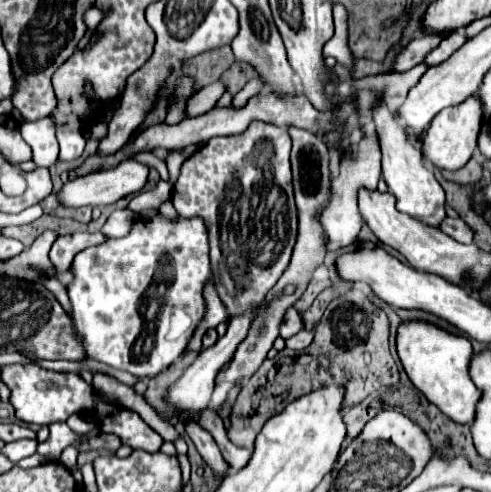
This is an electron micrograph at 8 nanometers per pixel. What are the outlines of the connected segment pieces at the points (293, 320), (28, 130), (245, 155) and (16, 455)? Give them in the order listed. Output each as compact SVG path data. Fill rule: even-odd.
M288 308L288 312L284 314L284 320L280 324L280 336L286 340L286 338L298 334L302 328L304 328L304 324L302 324L300 314L294 308Z
M40 118L36 122L24 122L20 132L24 142L32 148L32 162L36 166L50 168L58 160L58 140L56 140L56 124L52 118Z
M252 122L246 132L236 136L212 138L194 156L190 156L172 188L172 204L180 216L204 218L210 234L210 260L214 270L214 286L226 304L230 316L246 312L264 300L290 264L298 236L298 210L292 192L290 172L292 138L286 128L264 122Z
M16 440L16 442L10 442L4 446L4 454L16 464L18 460L32 456L36 452L36 446L38 446L36 440Z

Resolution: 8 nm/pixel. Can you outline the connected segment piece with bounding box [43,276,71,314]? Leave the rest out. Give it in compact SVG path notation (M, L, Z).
M46 277L44 278L43 284L54 294L54 296L56 296L56 299L60 302L64 310L70 314L71 304L67 295L67 290L65 286L57 279L57 277Z

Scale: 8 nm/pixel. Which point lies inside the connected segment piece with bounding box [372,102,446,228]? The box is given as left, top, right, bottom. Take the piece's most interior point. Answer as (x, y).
(418, 194)

